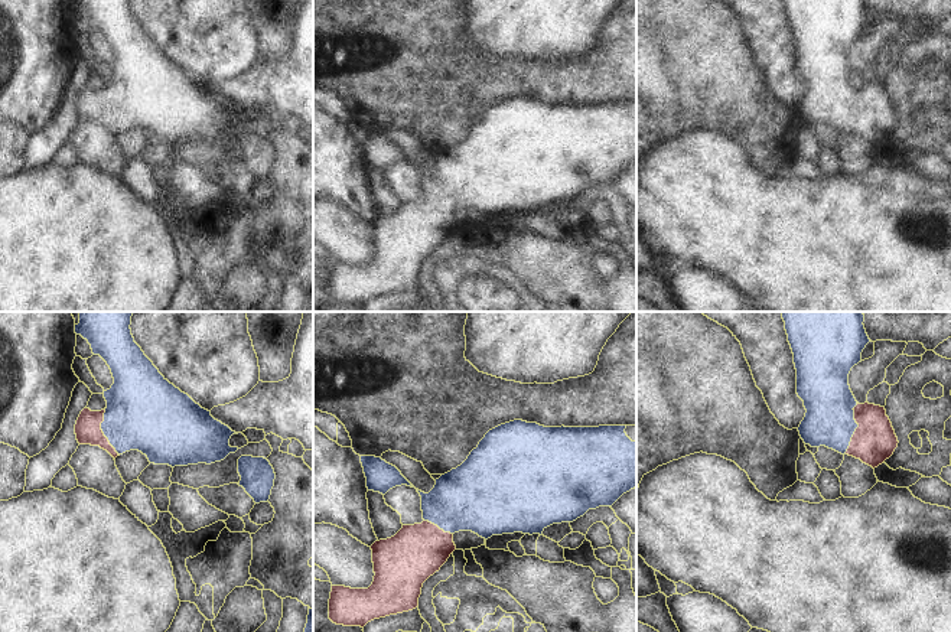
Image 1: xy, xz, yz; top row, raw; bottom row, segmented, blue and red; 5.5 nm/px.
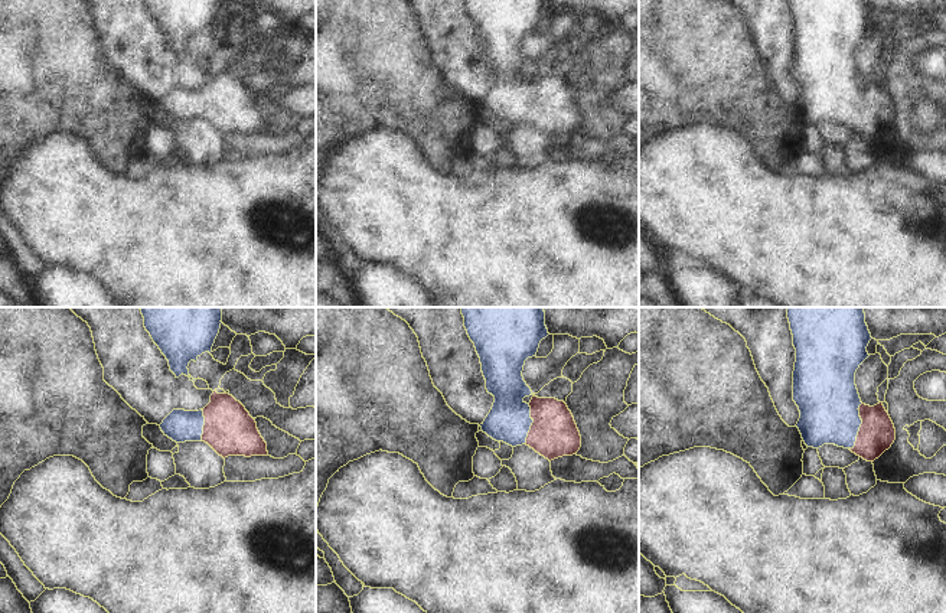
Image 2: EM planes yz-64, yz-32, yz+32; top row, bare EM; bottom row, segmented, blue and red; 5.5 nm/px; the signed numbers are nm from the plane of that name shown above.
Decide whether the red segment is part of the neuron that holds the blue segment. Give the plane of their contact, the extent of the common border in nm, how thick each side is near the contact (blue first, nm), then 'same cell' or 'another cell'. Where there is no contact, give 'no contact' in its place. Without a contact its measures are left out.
meets blue in yz; contact 300 nm long; 280 nm thick on the blue side, 240 nm on the other; same cell

